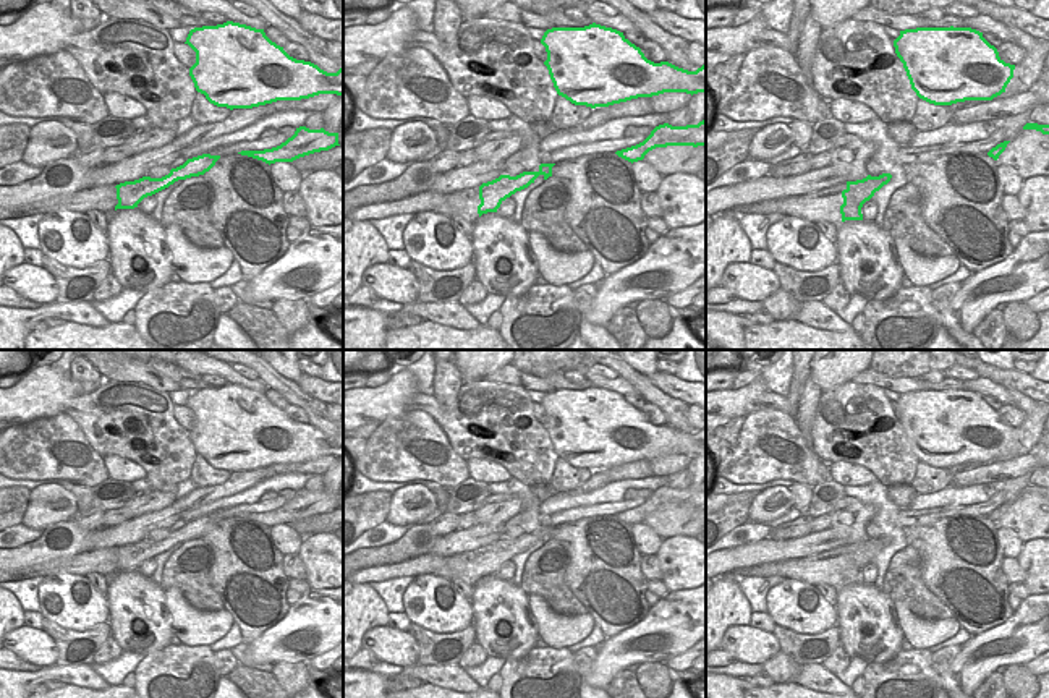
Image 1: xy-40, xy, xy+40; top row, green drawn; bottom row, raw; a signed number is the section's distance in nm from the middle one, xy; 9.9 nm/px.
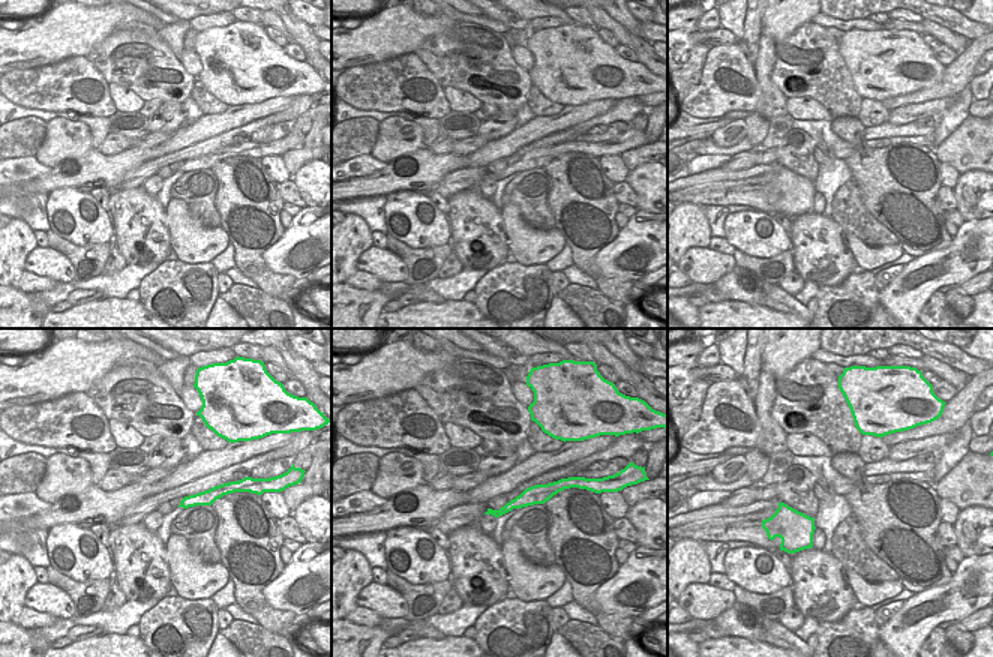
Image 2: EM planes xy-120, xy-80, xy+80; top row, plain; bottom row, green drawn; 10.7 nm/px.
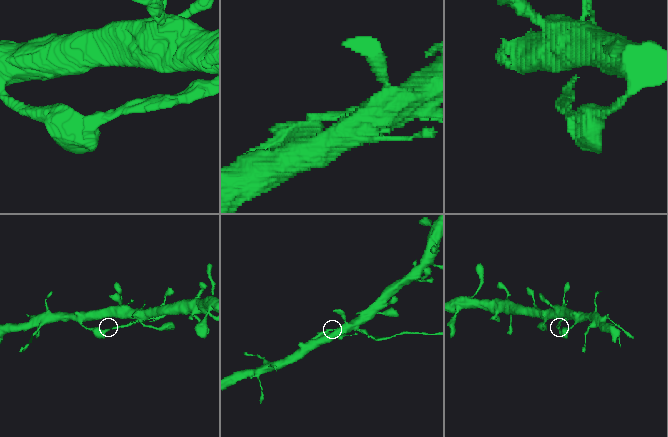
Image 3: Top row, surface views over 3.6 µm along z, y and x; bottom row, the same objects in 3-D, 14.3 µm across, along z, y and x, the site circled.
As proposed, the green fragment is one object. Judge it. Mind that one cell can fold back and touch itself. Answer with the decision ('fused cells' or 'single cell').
fused cells

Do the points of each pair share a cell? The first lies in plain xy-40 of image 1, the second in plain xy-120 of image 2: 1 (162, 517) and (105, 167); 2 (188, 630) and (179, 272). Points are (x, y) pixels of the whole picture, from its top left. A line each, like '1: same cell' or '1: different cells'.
1: different cells
2: different cells

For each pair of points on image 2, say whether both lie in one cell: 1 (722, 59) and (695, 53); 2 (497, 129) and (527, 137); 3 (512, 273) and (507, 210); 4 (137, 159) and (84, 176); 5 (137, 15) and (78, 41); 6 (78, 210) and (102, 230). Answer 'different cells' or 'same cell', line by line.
1: different cells
2: different cells
3: different cells
4: same cell
5: same cell
6: same cell

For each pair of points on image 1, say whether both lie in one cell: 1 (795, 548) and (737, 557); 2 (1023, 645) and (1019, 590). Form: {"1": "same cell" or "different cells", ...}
{"1": "same cell", "2": "different cells"}

